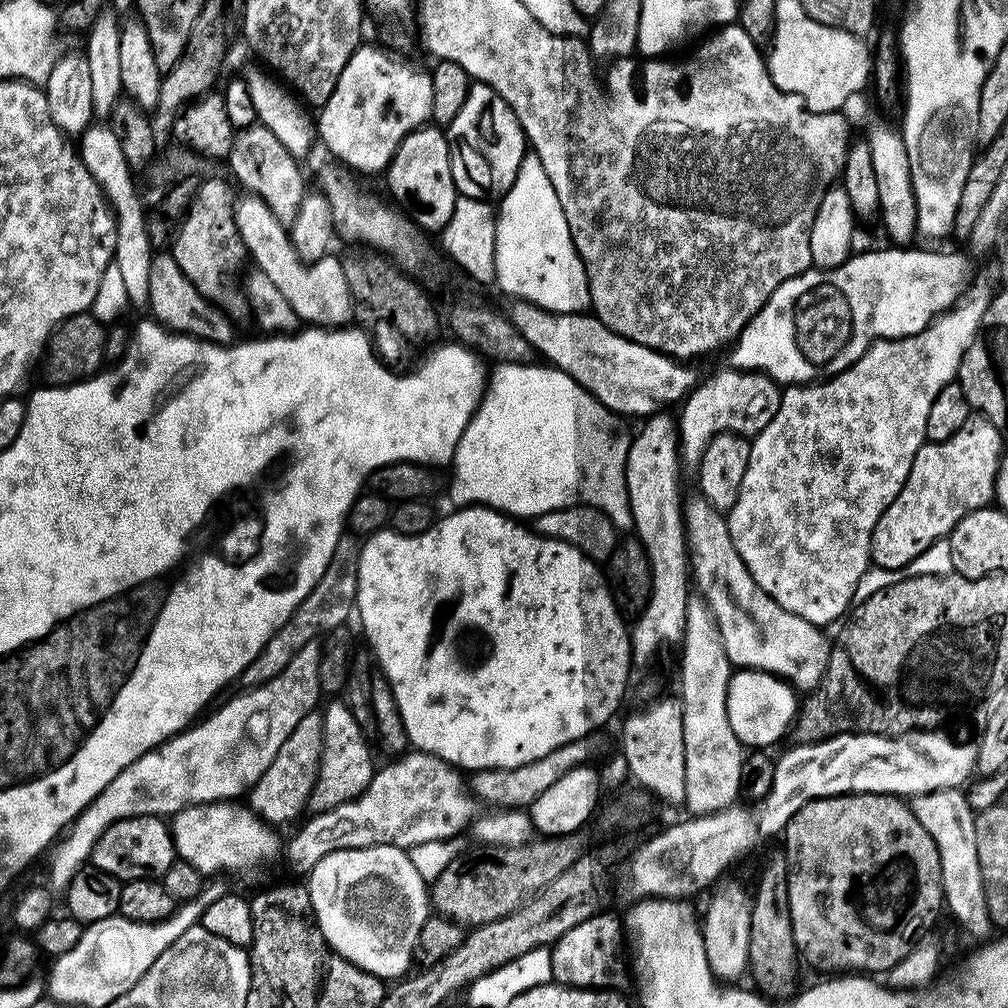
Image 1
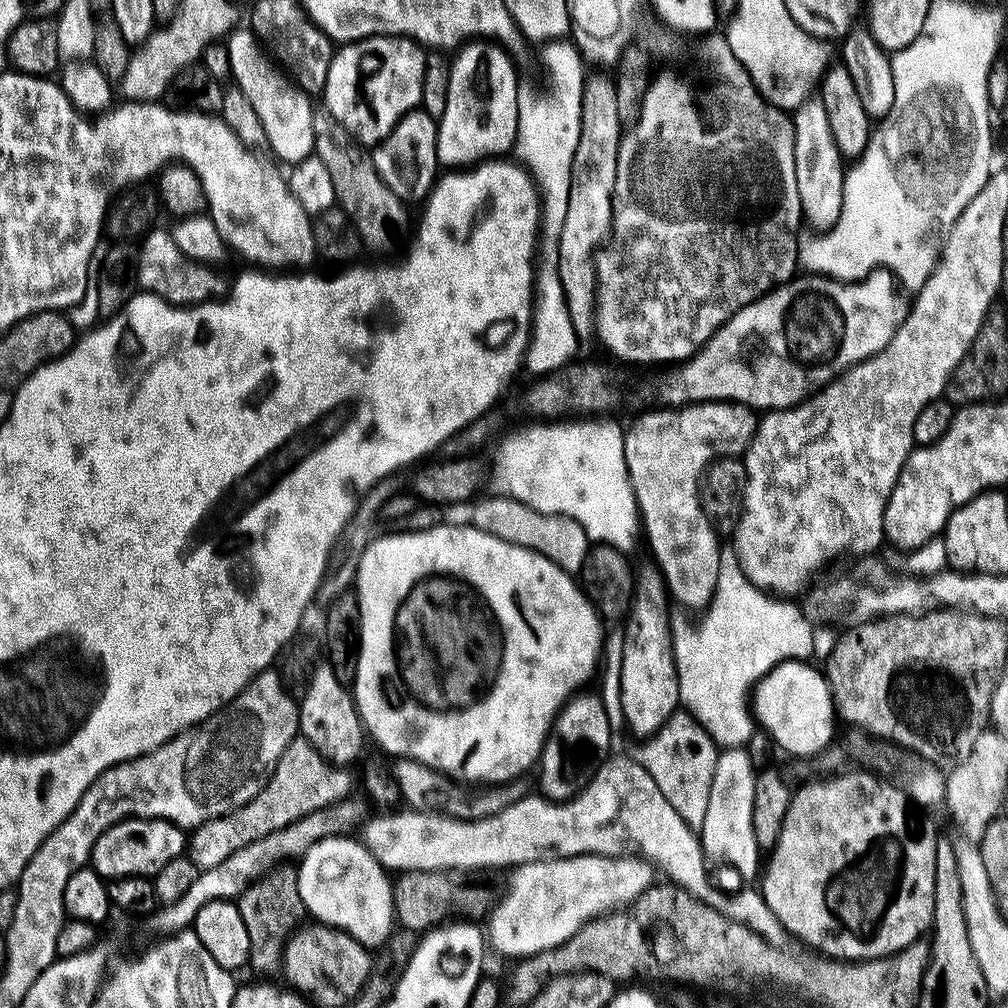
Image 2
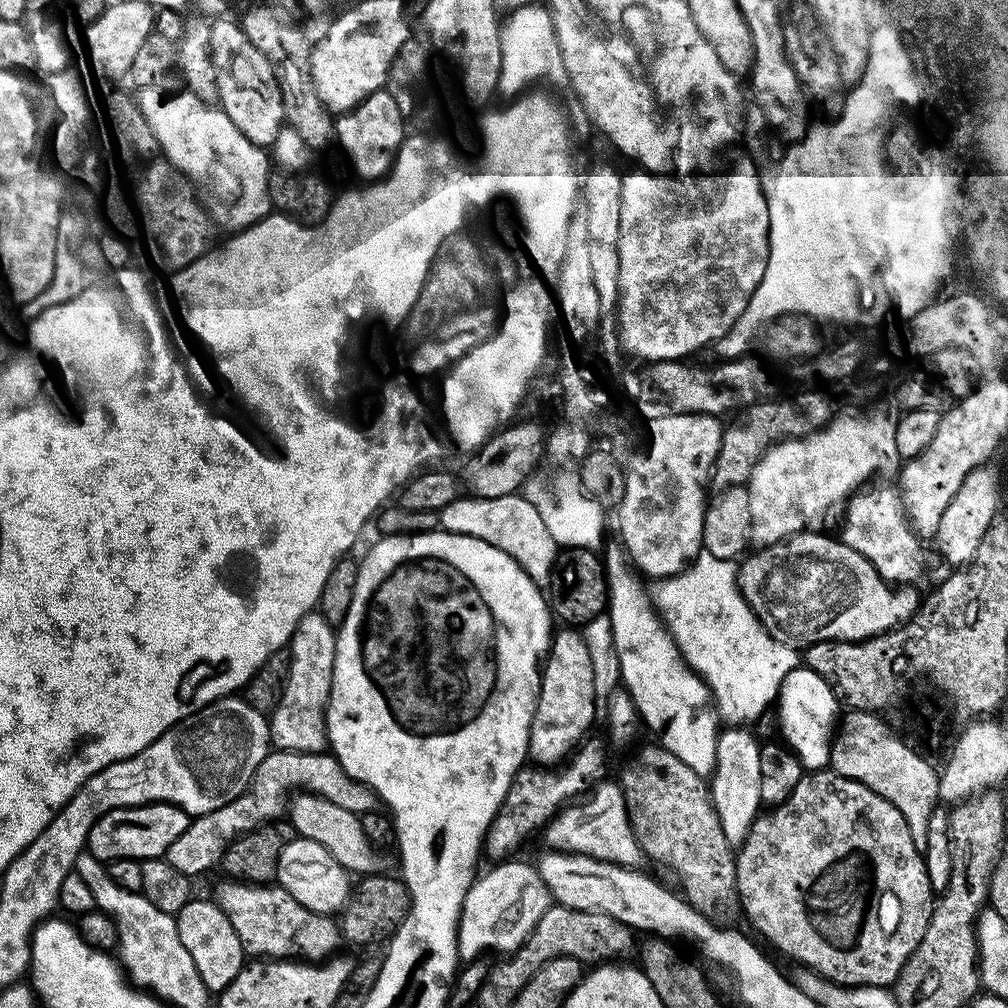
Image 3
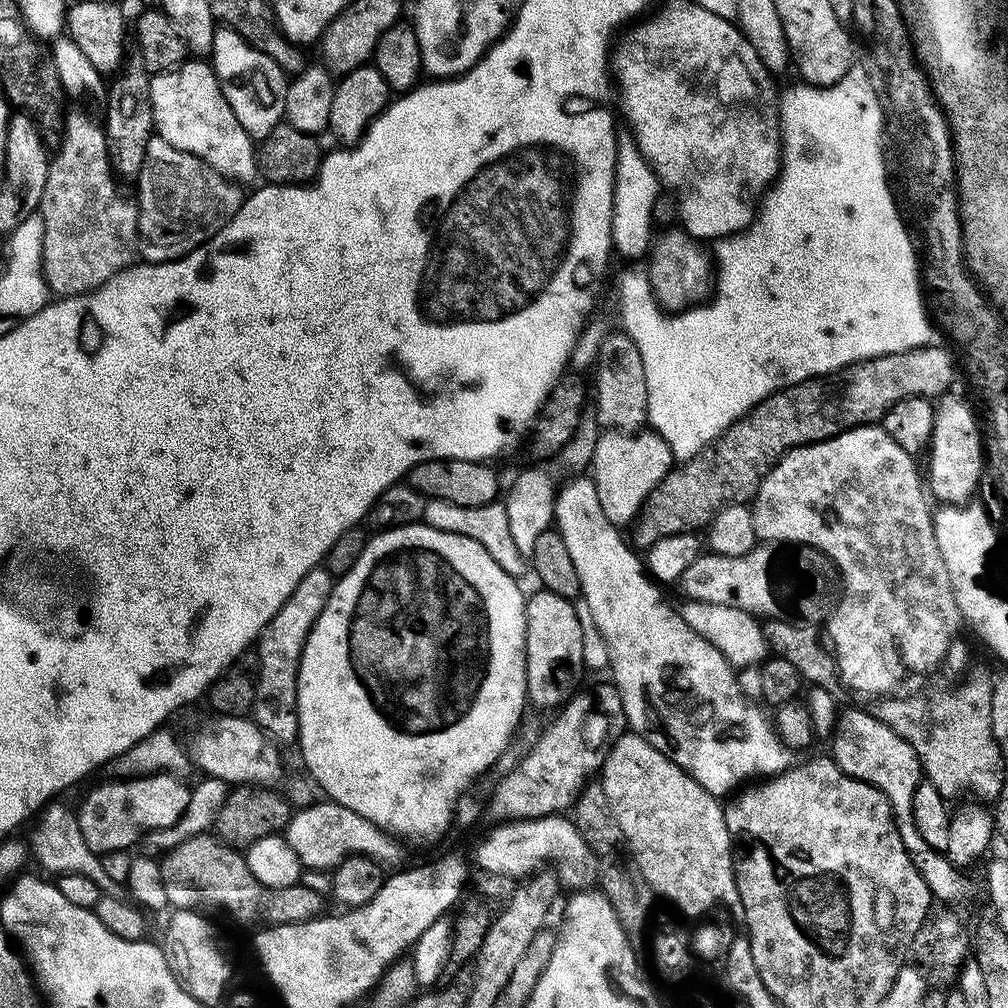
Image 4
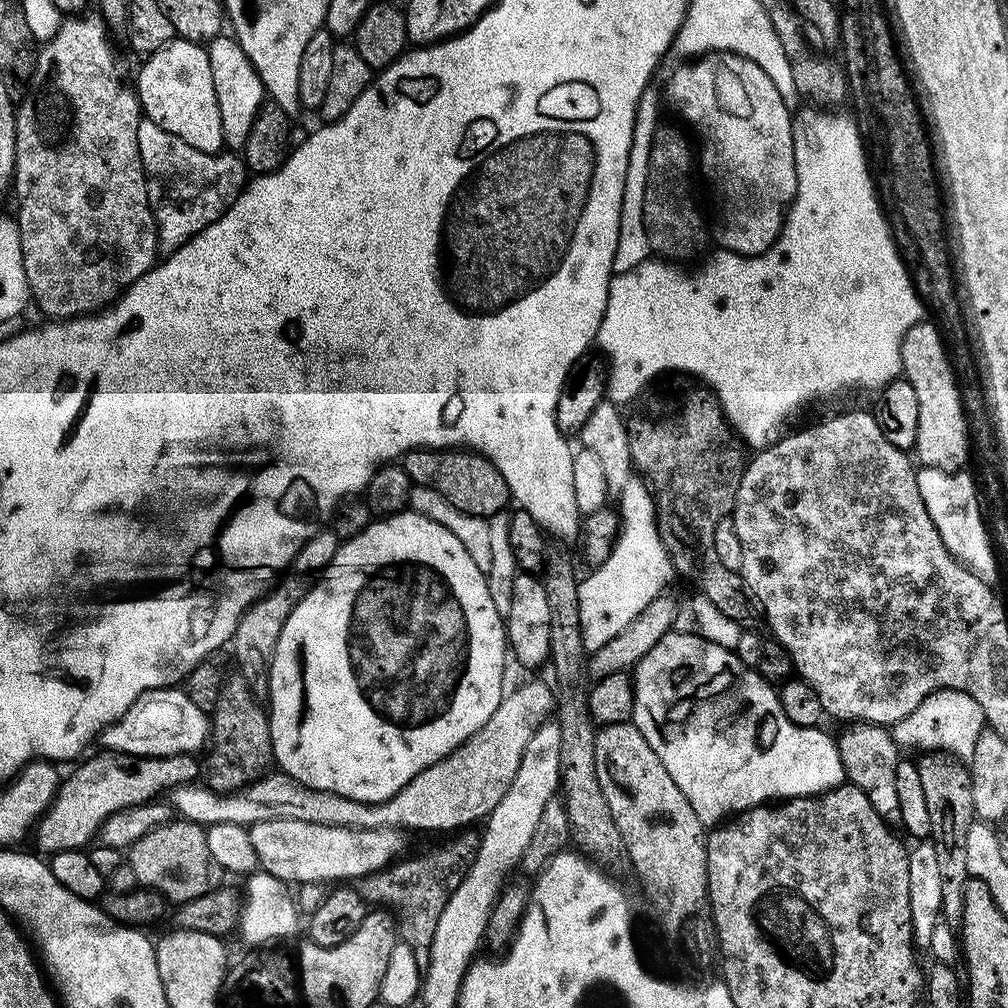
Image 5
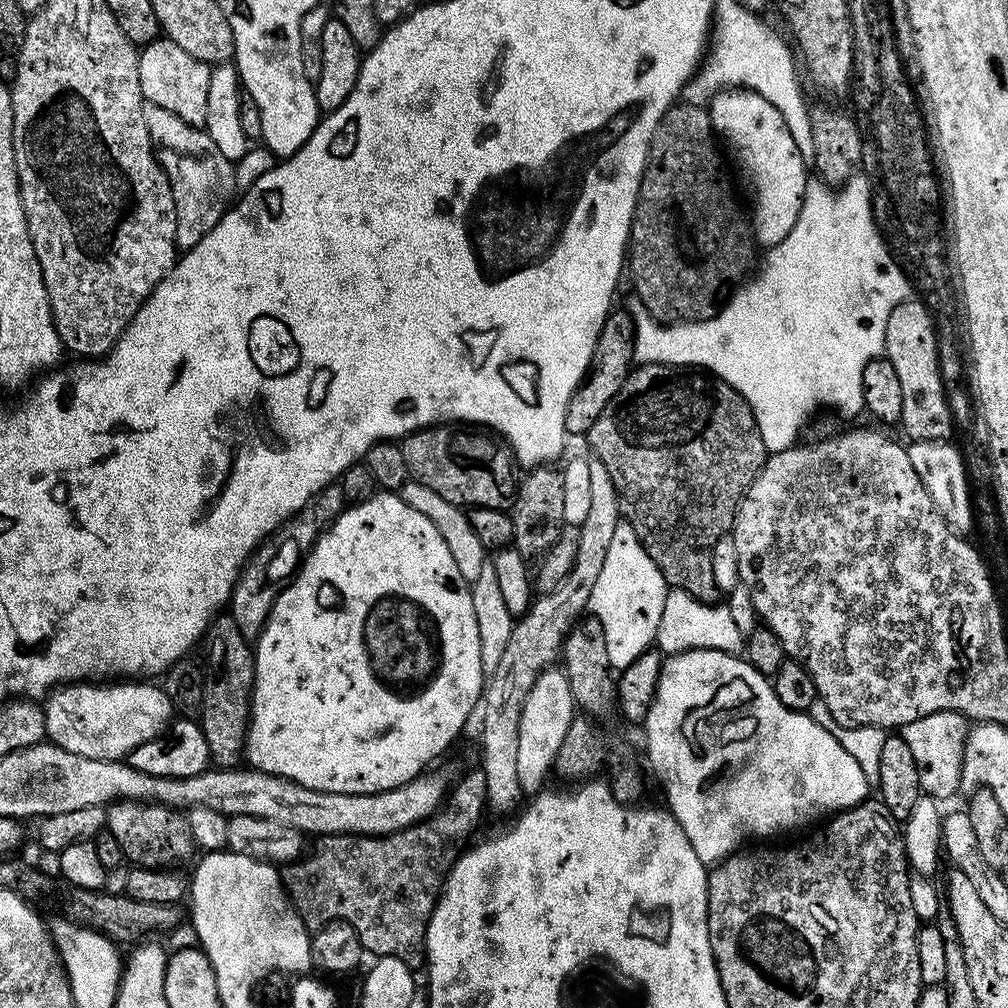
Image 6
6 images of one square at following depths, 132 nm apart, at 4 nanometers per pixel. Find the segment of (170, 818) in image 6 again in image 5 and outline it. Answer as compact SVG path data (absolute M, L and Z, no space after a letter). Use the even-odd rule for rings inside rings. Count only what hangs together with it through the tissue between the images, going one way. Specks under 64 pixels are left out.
M183 818L164 824L146 834L146 838L140 838L132 848L127 849L126 862L141 889L158 893L172 906L190 903L222 884L222 869L210 854L210 846L206 846L205 825Z

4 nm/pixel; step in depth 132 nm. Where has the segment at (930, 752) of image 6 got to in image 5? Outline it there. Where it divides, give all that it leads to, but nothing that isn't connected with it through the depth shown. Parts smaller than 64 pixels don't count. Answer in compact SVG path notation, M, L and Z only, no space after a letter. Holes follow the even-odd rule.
M940 688L924 698L906 718L891 725L890 731L901 748L920 748L922 752L942 751L968 760L986 725L985 711L972 696L953 688Z

